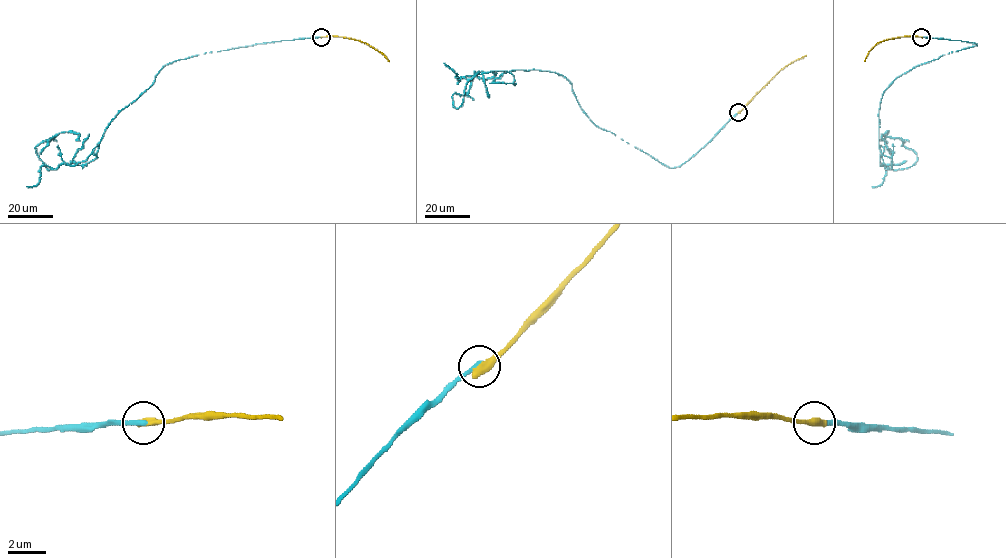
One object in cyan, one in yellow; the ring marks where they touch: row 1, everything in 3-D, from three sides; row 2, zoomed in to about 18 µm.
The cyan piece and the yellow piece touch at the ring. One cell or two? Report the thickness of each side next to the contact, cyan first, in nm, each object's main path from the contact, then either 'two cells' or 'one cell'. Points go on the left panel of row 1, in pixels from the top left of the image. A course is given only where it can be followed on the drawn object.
calibres 240 and 500 nm; course cyan (321, 37), (176, 60), (118, 113), (85, 160), (50, 170), (36, 150), (58, 133), (76, 132), (80, 140); course yellow (322, 37), (338, 36), (360, 40), (380, 51), (389, 61); two cells

